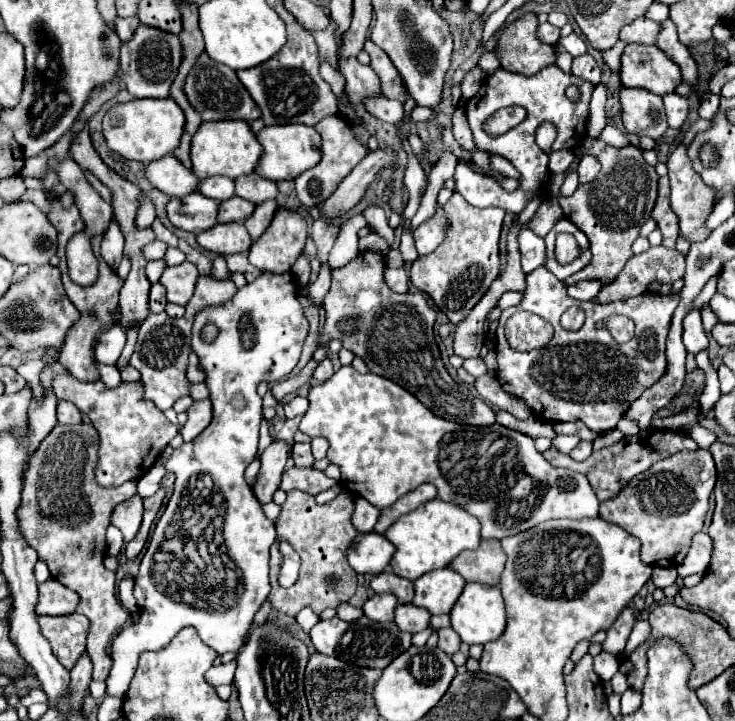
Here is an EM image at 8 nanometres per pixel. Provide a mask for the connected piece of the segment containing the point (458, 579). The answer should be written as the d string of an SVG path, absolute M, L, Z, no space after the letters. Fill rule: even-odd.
M440 568L420 576L414 582L416 596L412 604L430 610L432 614L450 614L452 606L460 598L466 580L452 568Z

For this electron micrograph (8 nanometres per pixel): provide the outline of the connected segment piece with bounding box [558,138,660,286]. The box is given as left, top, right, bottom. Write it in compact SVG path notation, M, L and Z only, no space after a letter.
M584 138L584 142L576 148L576 154L594 154L602 168L592 182L580 184L572 196L558 198L564 214L588 236L592 252L592 262L564 282L570 286L580 280L598 280L602 286L608 286L616 280L632 256L632 242L638 238L640 226L650 218L658 196L660 176L654 166L644 160L642 150L636 146L616 148L596 138Z

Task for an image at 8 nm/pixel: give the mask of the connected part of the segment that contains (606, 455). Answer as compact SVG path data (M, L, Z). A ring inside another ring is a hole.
M650 428L650 430L640 430L634 436L626 436L620 442L616 442L612 446L606 446L604 450L594 451L584 462L576 462L570 456L560 454L556 448L548 448L544 452L544 458L550 464L554 464L554 466L562 466L562 468L576 470L576 472L584 474L594 489L596 496L598 496L598 500L604 502L604 500L610 500L610 498L618 496L618 492L636 474L646 472L654 462L658 462L662 458L668 458L668 456L672 456L672 454L684 450L684 448L686 450L698 450L698 444L686 432L682 432L682 430L656 430L656 428ZM592 466L598 466L598 472L594 472ZM616 478L620 478L620 480L616 480Z

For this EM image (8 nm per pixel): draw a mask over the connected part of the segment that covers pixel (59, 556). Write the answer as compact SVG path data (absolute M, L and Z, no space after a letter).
M58 424L30 458L16 516L22 536L38 552L38 558L48 564L52 578L80 594L76 612L92 622L86 648L94 662L94 680L106 680L112 668L108 654L110 642L130 620L130 612L126 612L116 598L116 574L102 564L106 554L106 528L116 504L136 494L136 480L116 488L98 486L94 474L96 460L98 436L92 424Z

